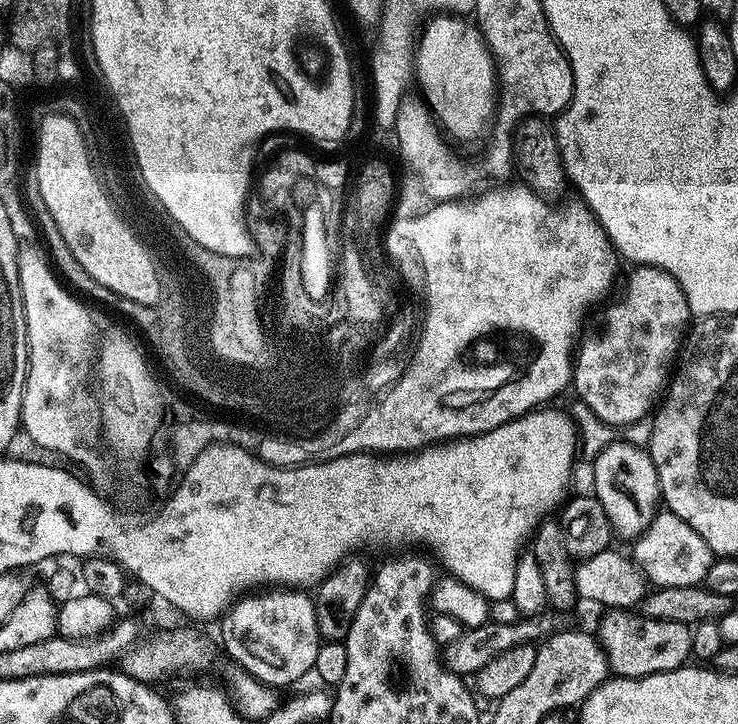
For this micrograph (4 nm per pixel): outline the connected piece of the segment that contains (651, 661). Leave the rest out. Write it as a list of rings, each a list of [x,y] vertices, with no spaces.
[[[624,610],[604,612],[598,639],[608,657],[611,671],[620,678],[649,676],[685,667],[692,656],[692,628],[687,624],[668,621],[633,620]]]

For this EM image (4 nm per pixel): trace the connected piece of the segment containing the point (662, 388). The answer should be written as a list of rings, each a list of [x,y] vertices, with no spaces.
[[[633,268],[636,269],[628,276],[624,297],[617,304],[610,305],[604,316],[604,329],[597,336],[590,337],[584,345],[581,343],[574,356],[574,388],[576,384],[577,394],[584,399],[583,407],[611,426],[627,426],[643,421],[657,407],[658,401],[665,395],[685,343],[684,331],[688,328],[688,320],[693,319],[686,294],[671,274],[661,268]]]

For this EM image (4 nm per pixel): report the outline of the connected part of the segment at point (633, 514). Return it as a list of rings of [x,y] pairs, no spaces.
[[[613,442],[594,460],[592,484],[596,487],[595,498],[603,508],[613,529],[629,538],[640,536],[648,527],[661,503],[660,475],[651,455],[643,447],[627,442]]]

